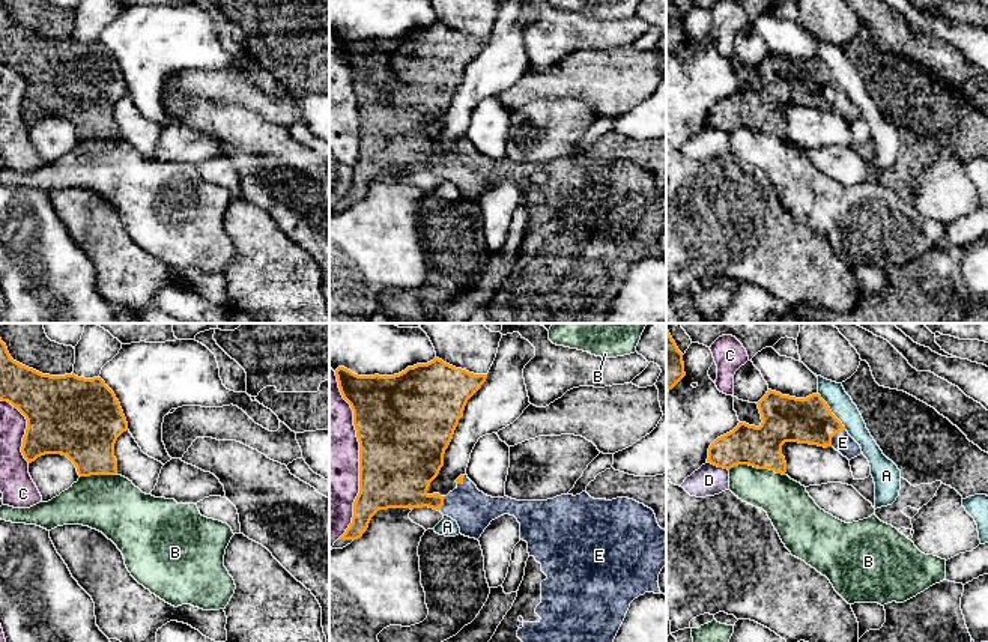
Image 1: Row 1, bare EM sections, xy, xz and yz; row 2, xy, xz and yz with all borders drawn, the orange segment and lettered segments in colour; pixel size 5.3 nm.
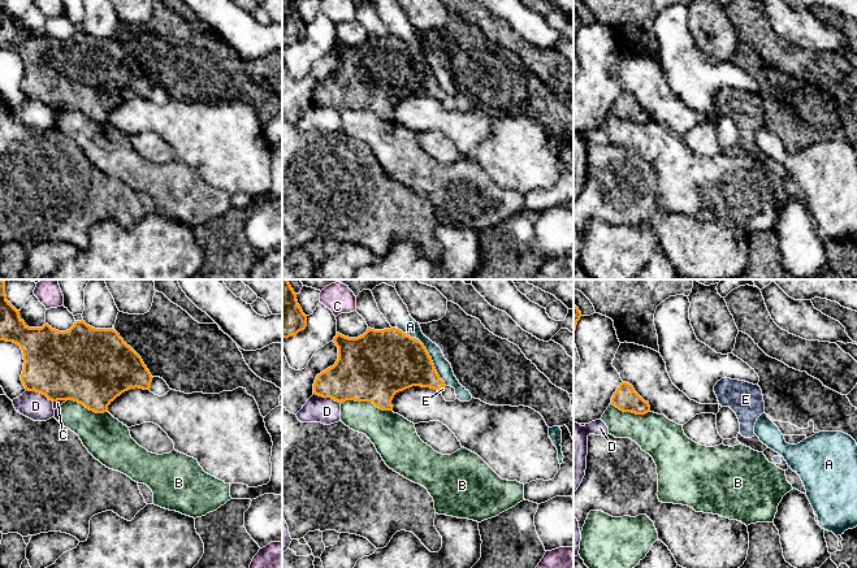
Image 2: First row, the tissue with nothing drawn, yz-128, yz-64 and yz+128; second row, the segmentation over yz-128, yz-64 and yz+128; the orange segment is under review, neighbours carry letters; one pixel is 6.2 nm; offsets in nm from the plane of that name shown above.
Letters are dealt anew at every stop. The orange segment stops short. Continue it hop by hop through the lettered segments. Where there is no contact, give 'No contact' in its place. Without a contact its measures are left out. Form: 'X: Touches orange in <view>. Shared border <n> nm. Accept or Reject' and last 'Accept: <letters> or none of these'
A: Touches orange in yz. Shared border 240 nm. Reject
B: Touches orange in yz. Shared border 300 nm. Reject
C: Touches orange in xy. Shared border 380 nm. Reject
D: Touches orange in yz. Shared border 130 nm. Reject
E: Touches orange in yz. Shared border 120 nm. Accept
Accept: E

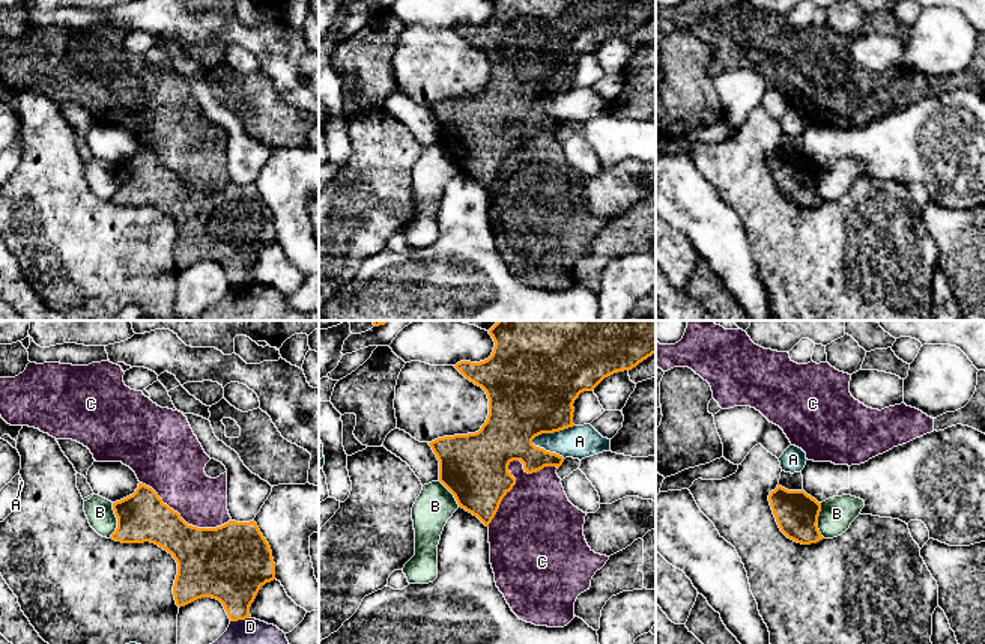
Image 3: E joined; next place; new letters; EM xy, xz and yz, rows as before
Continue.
A: Touches orange in xz. Shared border 260 nm. Reject
B: Touches orange in xy. Shared border 190 nm. Reject
C: Touches orange in xz. Shared border 500 nm. Reject
D: Touches orange in xy. Shared border 120 nm. Reject
Accept: none of these

